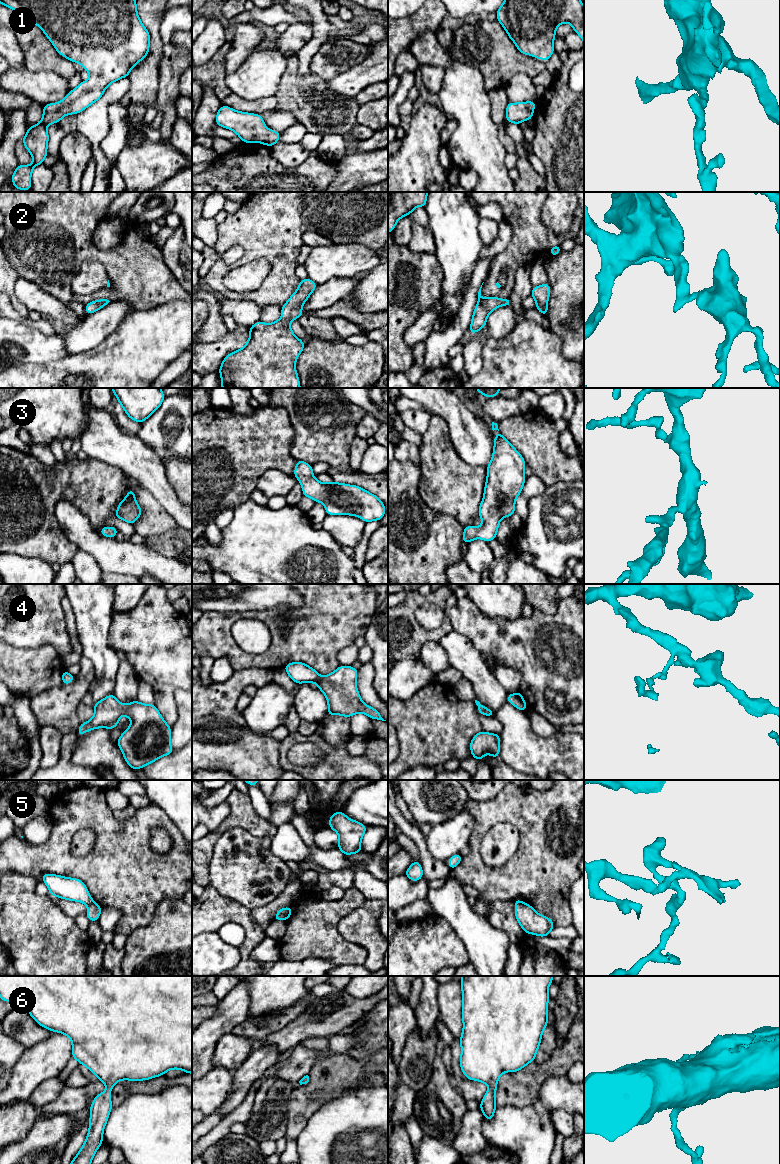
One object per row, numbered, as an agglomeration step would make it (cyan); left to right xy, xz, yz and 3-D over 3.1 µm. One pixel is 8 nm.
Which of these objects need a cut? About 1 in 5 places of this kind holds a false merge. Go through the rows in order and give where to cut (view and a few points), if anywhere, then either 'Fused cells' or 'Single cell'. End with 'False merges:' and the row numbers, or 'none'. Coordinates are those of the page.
1: No split. Single cell
2: No split. Single cell
3: No split. Single cell
4: No split. Single cell
5: Split along xy (93, 901), (88, 906). Fused cells
6: No split. Single cell
False merges: 5

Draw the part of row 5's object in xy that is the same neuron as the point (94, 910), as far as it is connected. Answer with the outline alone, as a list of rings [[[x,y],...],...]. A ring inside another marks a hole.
[[[93,902],[88,906],[86,916],[90,922],[98,921],[101,911],[102,911],[102,907],[96,904],[95,902]]]

